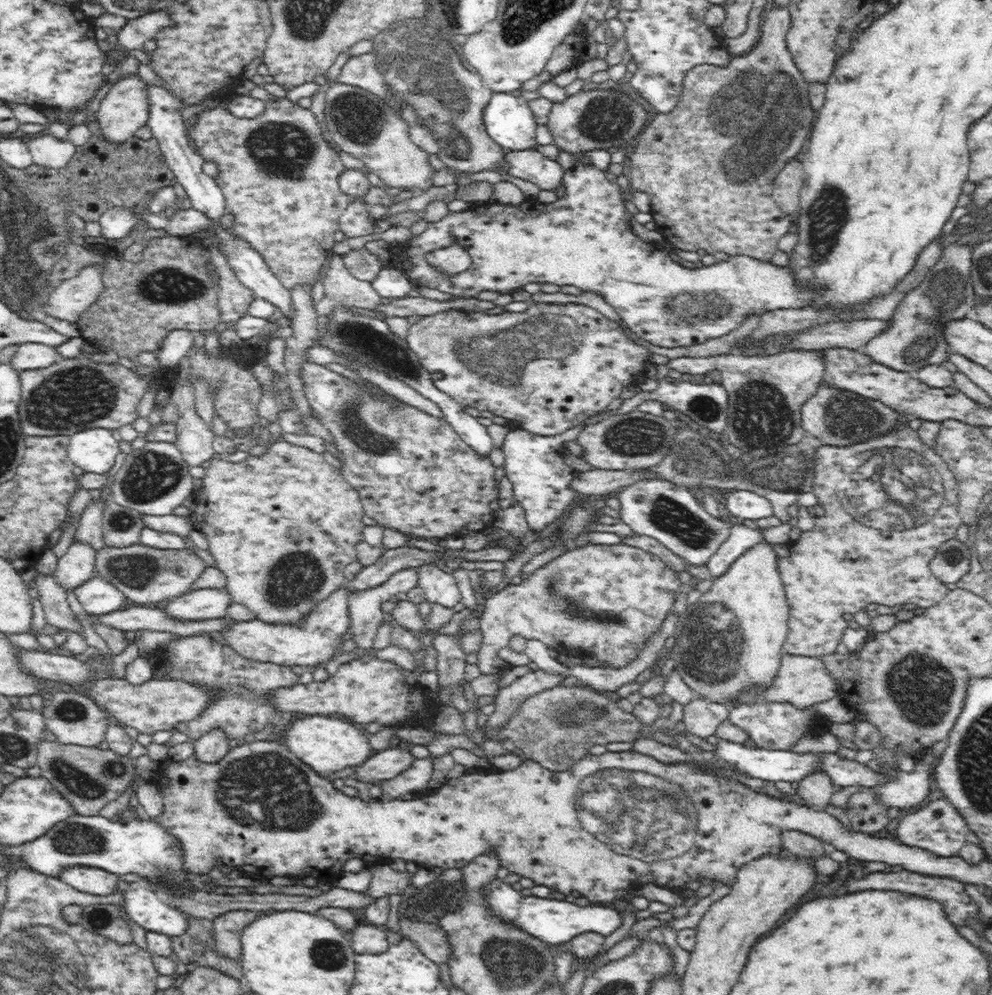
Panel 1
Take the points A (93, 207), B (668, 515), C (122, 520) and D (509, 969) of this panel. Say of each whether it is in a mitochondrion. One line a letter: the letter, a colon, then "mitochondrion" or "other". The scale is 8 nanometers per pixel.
A: other
B: mitochondrion
C: mitochondrion
D: mitochondrion

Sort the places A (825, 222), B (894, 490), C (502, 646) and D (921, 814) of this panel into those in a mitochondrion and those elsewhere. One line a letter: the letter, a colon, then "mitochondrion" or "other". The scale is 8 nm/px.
A: mitochondrion
B: mitochondrion
C: other
D: other

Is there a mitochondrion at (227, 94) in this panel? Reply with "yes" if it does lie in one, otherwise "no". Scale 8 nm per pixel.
no

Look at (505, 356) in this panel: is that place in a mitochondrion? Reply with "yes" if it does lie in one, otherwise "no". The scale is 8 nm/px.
yes

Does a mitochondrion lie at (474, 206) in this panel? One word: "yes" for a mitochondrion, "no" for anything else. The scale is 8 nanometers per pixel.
no

